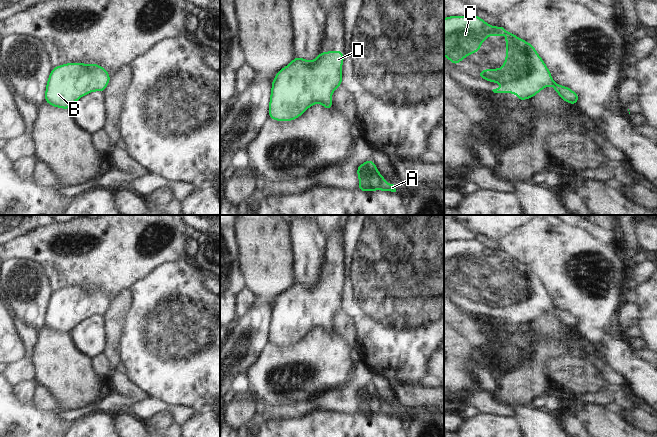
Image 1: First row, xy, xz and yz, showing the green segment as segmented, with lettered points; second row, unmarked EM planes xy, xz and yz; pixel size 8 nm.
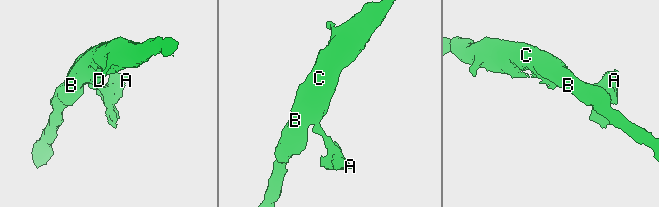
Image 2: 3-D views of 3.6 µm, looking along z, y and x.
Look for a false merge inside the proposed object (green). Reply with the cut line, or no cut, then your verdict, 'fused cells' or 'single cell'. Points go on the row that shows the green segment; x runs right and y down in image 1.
cut none; single cell

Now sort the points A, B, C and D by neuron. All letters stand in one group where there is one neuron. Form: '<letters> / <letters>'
A B C D

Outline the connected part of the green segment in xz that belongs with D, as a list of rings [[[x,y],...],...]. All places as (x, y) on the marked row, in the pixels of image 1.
[[[343,51],[322,52],[311,62],[294,57],[293,61],[281,69],[272,81],[269,117],[283,122],[294,120],[315,103],[321,103],[324,108],[330,110],[333,106],[332,93],[342,85],[341,65],[343,61]]]

